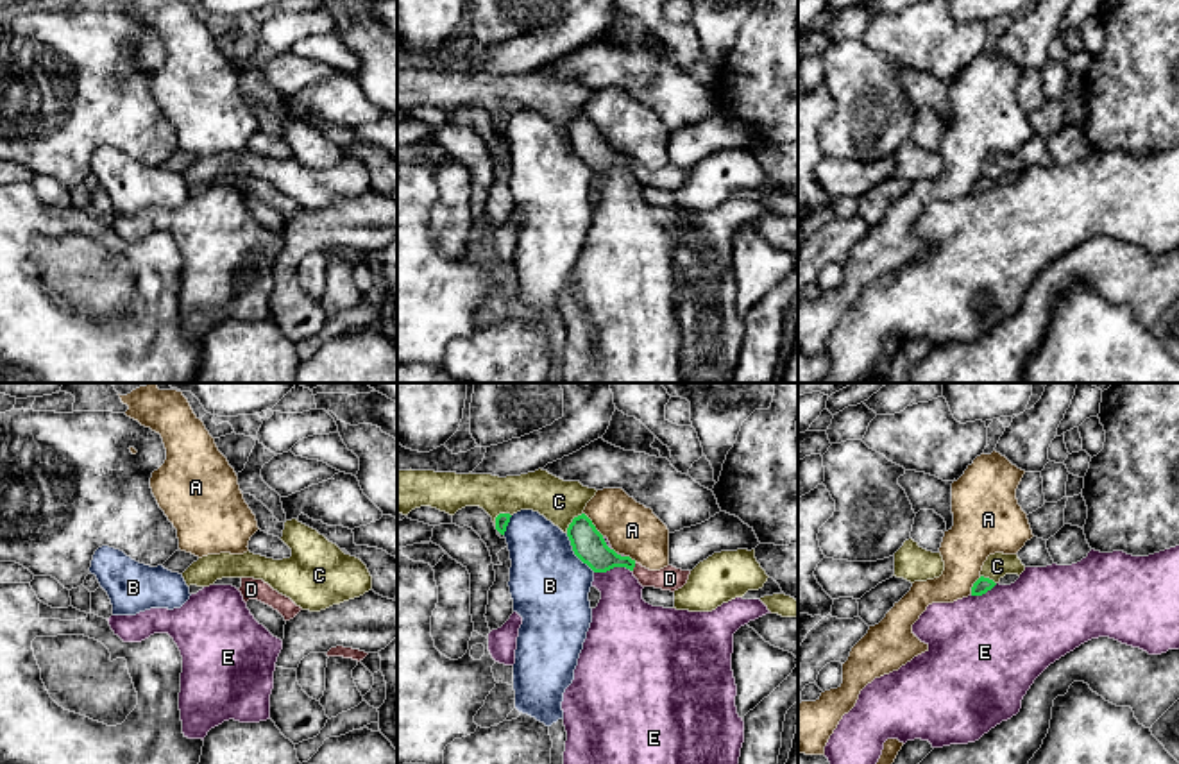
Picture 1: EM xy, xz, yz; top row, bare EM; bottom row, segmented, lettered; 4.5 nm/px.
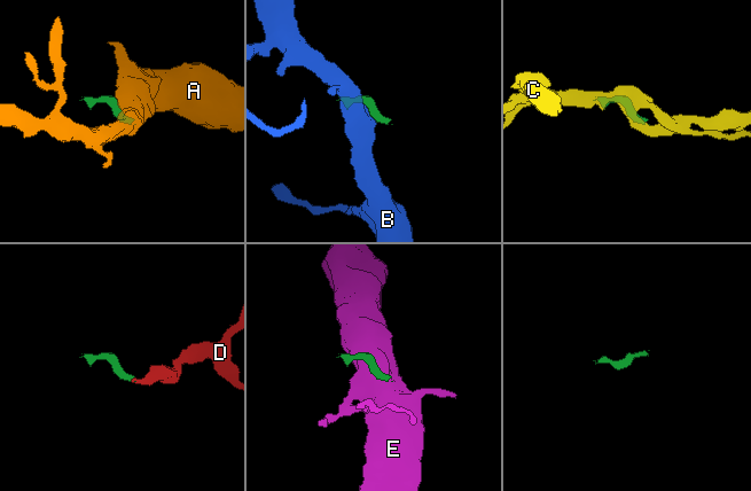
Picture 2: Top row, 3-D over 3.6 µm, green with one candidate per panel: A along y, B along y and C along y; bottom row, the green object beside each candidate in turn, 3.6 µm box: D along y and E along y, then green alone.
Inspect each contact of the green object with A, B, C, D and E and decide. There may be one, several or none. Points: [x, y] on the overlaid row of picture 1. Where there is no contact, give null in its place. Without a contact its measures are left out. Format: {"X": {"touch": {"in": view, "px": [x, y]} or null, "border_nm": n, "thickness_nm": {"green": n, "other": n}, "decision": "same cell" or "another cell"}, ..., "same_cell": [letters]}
{"A": {"touch": {"in": "xz", "px": [593, 525]}, "border_nm": 140, "thickness_nm": {"green": 150, "other": 240}, "decision": "another cell"}, "B": {"touch": {"in": "xz", "px": [575, 553]}, "border_nm": 220, "thickness_nm": {"green": 150, "other": 360}, "decision": "another cell"}, "C": {"touch": {"in": "xz", "px": [500, 514]}, "border_nm": 90, "thickness_nm": {"green": 60, "other": 180}, "decision": "another cell"}, "D": {"touch": {"in": "xz", "px": [634, 566]}, "border_nm": 50, "thickness_nm": {"green": 150, "other": 110}, "decision": "same cell"}, "E": {"touch": {"in": "xz", "px": [612, 568]}, "border_nm": 170, "thickness_nm": {"green": 150, "other": 280}, "decision": "another cell"}, "same_cell": ["D"]}

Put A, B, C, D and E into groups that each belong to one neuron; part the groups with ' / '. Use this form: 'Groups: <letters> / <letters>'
Groups: A / B / C / D / E

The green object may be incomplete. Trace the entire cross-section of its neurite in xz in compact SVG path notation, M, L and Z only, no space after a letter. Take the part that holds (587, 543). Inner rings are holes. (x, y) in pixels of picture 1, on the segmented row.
M585 514L573 519L567 528L567 537L574 555L594 573L606 573L614 567L626 567L633 573L642 587L655 587L671 592L682 589L691 574L691 571L682 571L673 565L667 565L660 571L649 571L630 556L617 555L606 546L603 535L596 530Z

